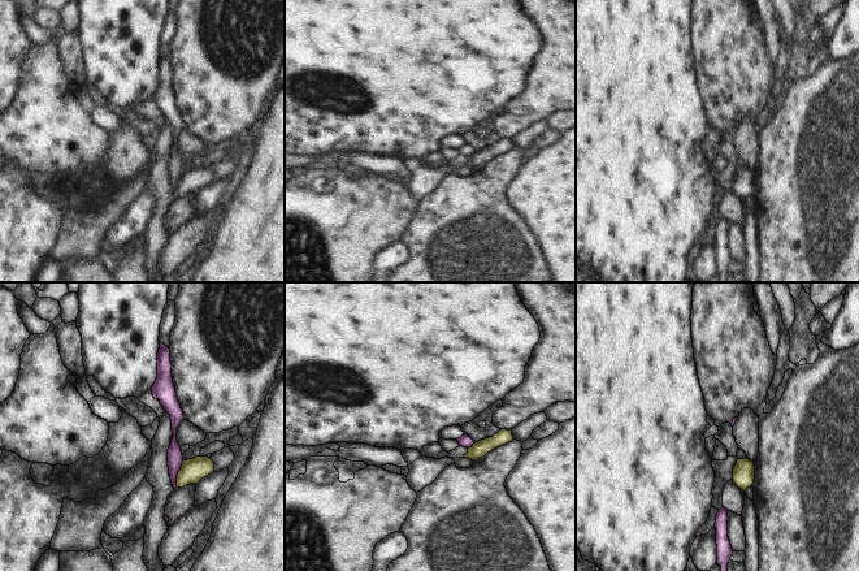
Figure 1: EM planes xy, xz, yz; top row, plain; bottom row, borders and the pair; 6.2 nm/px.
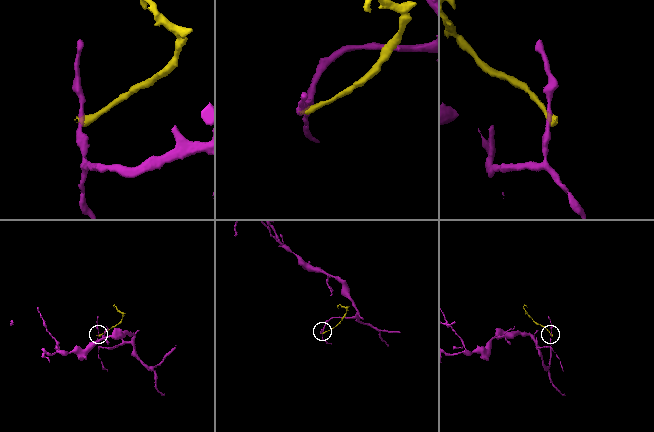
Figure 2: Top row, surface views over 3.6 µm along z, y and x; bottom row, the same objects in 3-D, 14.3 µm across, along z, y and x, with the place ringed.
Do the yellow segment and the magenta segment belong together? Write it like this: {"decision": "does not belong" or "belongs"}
{"decision": "does not belong"}

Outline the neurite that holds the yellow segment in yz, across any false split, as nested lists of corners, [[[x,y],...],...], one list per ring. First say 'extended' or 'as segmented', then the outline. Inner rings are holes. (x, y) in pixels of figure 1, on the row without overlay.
as segmented | [[[738,168],[733,177],[733,191],[741,198],[746,199],[752,195],[755,187],[755,174],[750,168]]]

